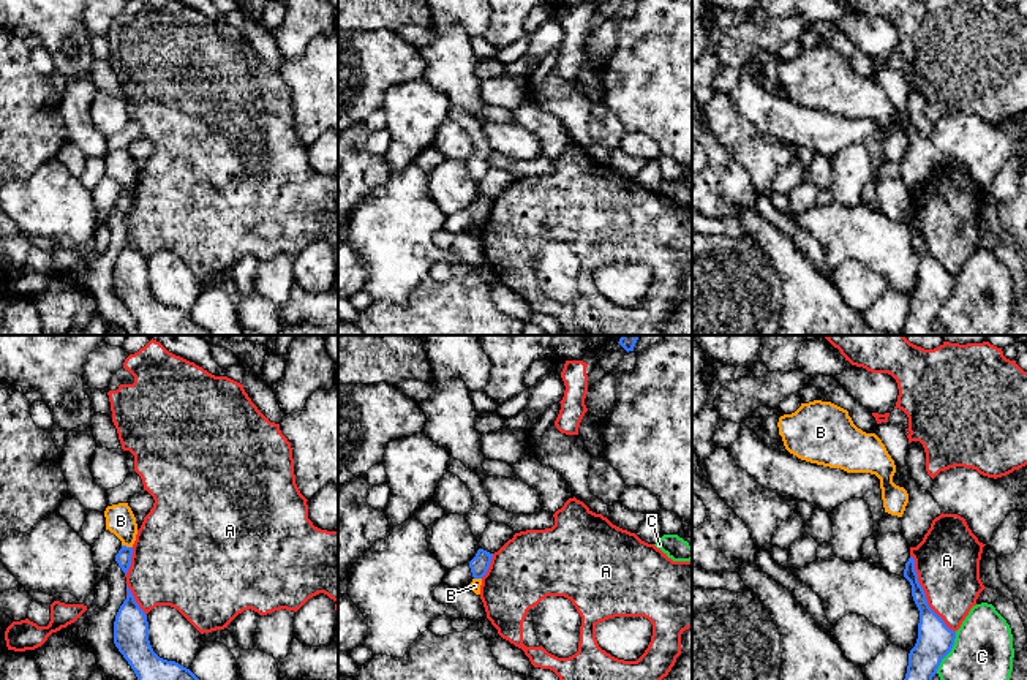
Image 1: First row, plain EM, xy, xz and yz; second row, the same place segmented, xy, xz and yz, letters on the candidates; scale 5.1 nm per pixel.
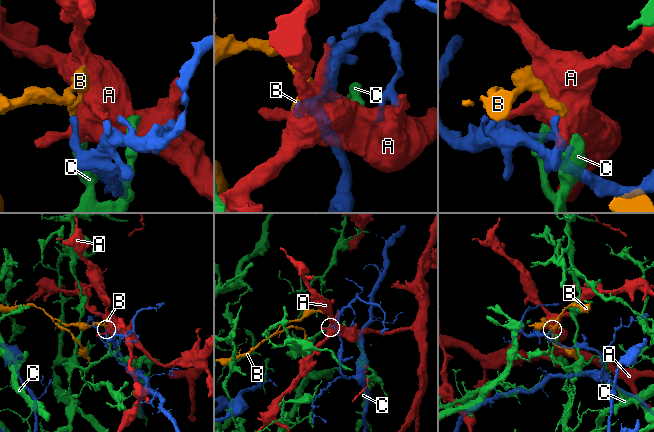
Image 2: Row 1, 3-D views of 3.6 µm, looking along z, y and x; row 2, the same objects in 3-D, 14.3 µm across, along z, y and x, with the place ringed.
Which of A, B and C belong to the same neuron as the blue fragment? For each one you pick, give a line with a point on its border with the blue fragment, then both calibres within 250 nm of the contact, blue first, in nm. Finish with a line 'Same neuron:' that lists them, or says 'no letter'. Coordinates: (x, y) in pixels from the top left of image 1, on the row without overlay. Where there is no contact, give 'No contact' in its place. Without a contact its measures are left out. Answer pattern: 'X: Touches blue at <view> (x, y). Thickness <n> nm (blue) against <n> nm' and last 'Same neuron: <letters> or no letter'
Same neuron: no letter

